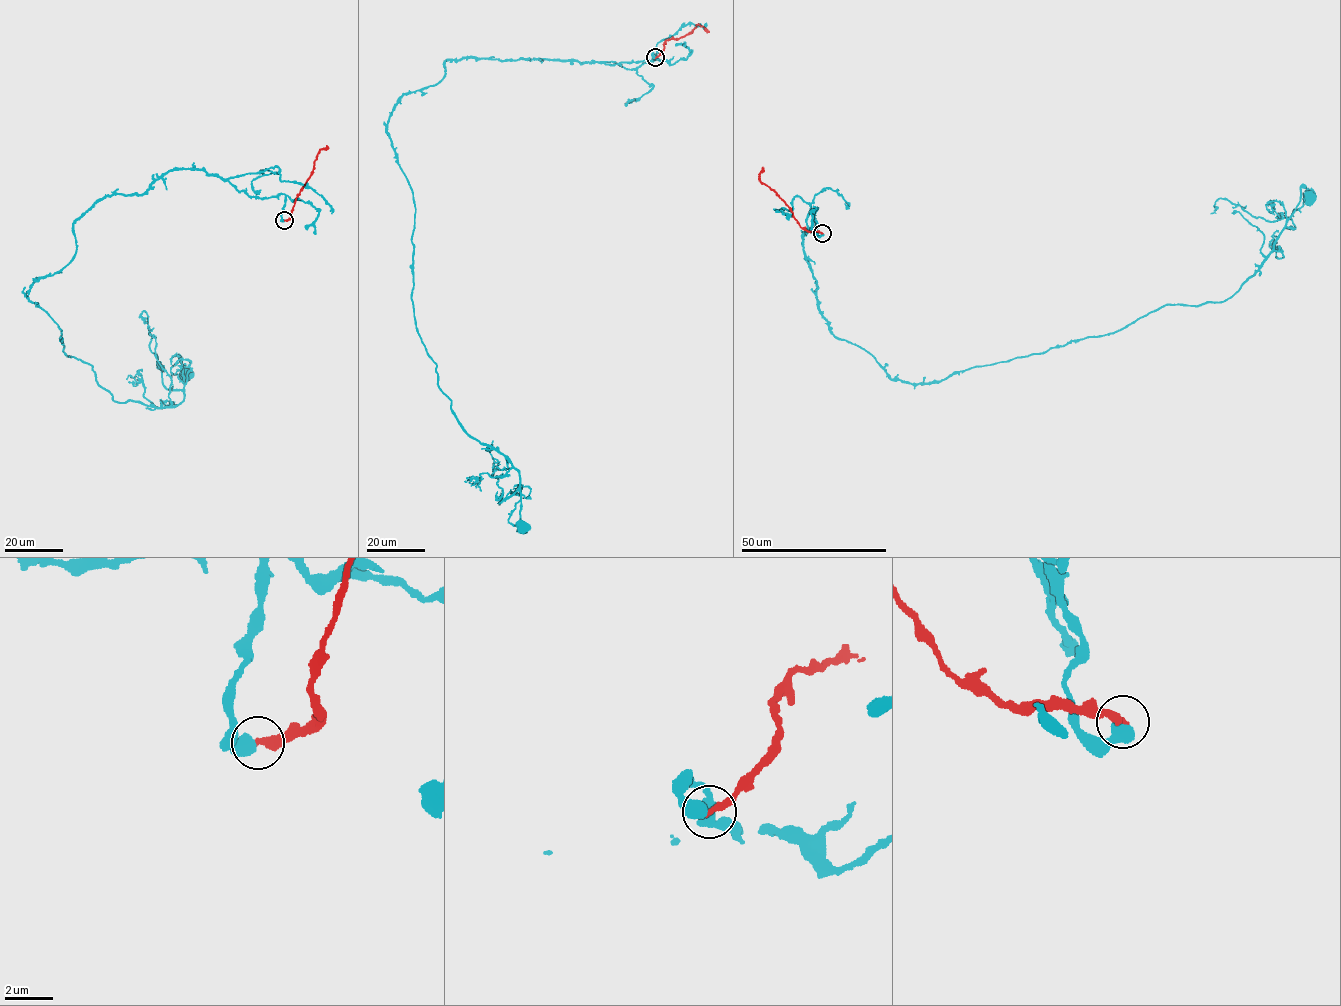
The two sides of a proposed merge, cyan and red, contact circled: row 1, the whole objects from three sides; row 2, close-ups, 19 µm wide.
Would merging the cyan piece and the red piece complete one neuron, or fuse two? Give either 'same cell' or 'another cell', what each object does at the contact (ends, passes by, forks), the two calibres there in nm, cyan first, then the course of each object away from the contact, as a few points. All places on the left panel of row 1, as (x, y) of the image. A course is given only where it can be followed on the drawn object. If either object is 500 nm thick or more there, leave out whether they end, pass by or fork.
another cell; calibres 550 and 320 nm; course cyan (284, 220), (284, 194), (169, 170), (94, 202), (26, 293), (113, 401), (169, 408), (185, 374); course red (285, 220), (293, 216), (296, 197), (313, 170), (318, 154), (329, 148)

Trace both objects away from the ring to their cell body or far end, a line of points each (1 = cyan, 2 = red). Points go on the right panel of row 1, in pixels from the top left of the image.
1: (822, 233), (811, 212), (803, 249), (828, 329), (916, 384), (1167, 304), (1224, 302), (1300, 189), (1310, 197)
2: (822, 233), (804, 230), (783, 201), (760, 180), (764, 167)

